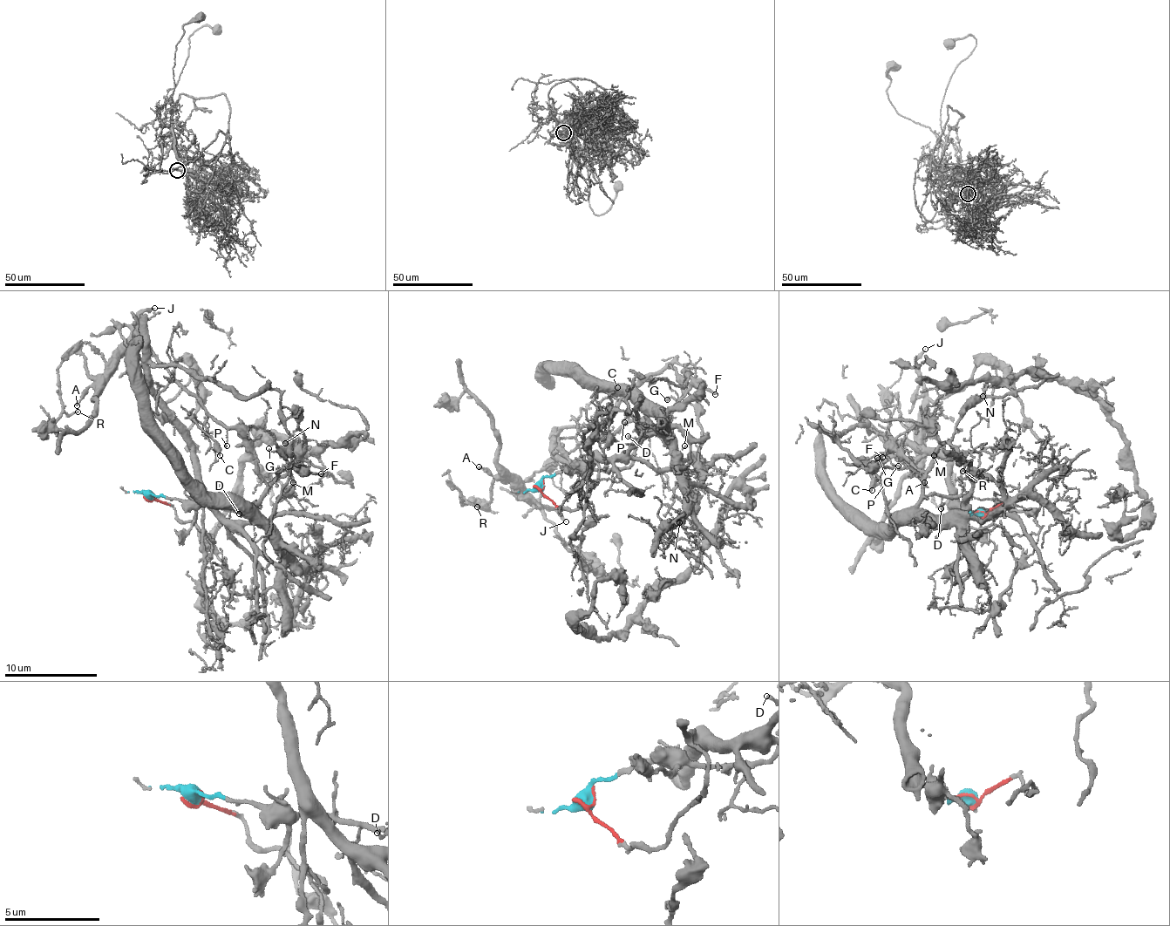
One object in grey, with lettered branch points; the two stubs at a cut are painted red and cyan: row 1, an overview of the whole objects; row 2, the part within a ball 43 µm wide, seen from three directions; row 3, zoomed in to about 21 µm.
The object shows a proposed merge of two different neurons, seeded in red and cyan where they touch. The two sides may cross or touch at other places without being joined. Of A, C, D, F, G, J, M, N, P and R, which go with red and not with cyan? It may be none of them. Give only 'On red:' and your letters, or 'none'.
On red: A, J, R

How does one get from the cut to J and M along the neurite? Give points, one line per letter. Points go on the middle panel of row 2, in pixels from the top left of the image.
J: (538, 489), (559, 507), (582, 501), (591, 510), (578, 554), (595, 575), (537, 504), (566, 522)
M: (538, 489), (542, 480), (558, 470), (629, 466), (635, 444), (648, 425), (683, 468), (678, 456), (685, 446)

